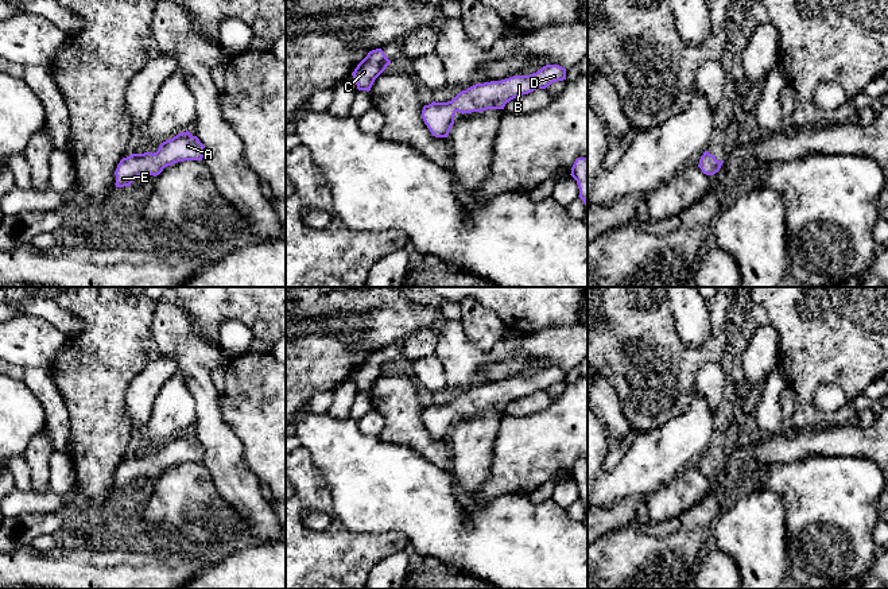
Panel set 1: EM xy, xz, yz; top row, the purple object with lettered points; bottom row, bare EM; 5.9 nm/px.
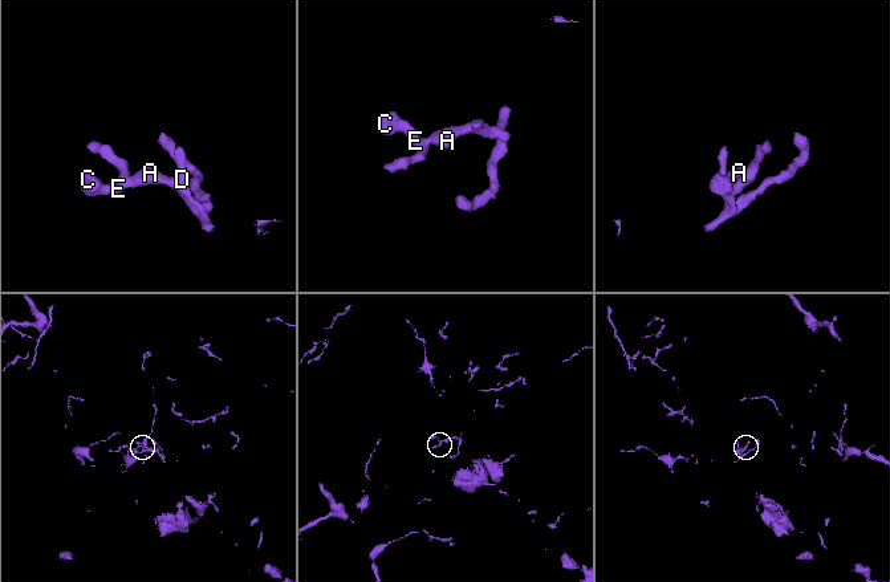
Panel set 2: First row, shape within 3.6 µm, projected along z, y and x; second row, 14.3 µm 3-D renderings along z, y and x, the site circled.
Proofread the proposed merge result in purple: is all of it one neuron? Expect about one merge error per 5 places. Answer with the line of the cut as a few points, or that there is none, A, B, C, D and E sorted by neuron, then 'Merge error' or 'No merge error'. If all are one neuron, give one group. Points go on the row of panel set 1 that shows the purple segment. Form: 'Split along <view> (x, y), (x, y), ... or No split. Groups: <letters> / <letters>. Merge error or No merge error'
No split. Groups: A B C D E. No merge error

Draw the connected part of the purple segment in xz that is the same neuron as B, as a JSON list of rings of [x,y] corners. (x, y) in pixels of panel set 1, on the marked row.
[[[546,65],[530,75],[513,75],[501,81],[476,84],[459,92],[451,101],[423,106],[422,119],[433,136],[447,137],[454,115],[504,109],[511,100],[536,89],[546,89],[552,82],[566,80],[566,69],[559,65]]]

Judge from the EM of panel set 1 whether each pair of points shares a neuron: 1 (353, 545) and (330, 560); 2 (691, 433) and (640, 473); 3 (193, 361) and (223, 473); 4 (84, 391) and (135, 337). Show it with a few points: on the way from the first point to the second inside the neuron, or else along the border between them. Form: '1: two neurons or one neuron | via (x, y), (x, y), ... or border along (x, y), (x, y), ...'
1: one neuron | via (348, 550), (336, 560)
2: one neuron | via (679, 440), (652, 461)
3: one neuron | via (202, 390), (208, 398), (209, 427), (221, 445)
4: one neuron | via (94, 378), (121, 351)

